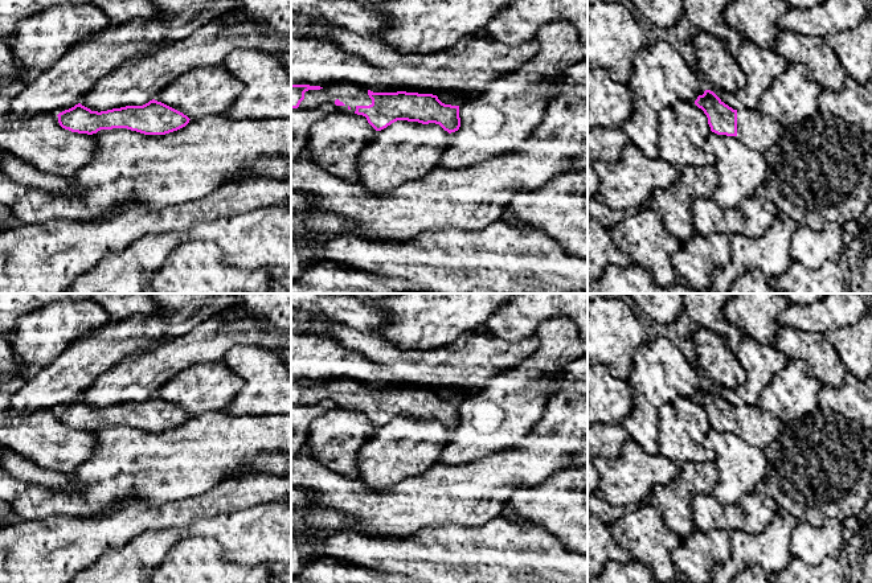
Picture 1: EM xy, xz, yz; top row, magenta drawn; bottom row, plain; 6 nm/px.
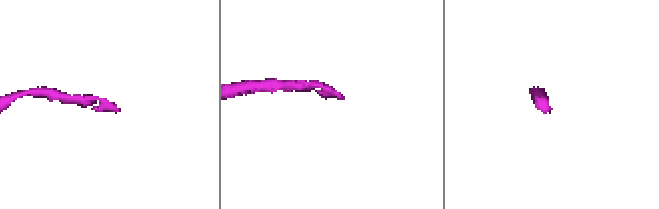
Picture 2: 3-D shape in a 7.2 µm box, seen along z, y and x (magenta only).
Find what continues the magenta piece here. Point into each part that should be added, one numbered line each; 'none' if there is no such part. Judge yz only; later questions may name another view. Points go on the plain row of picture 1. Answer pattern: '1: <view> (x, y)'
1: yz (756, 426)

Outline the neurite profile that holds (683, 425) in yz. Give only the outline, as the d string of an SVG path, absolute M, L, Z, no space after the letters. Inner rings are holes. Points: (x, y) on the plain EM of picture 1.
M679 397L658 408L659 452L680 463L712 463L715 452L703 442L711 431L708 414L695 399Z

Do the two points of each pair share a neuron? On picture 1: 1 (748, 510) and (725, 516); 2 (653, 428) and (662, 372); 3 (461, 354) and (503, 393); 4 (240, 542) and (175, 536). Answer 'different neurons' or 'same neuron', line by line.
1: same neuron
2: same neuron
3: different neurons
4: same neuron

